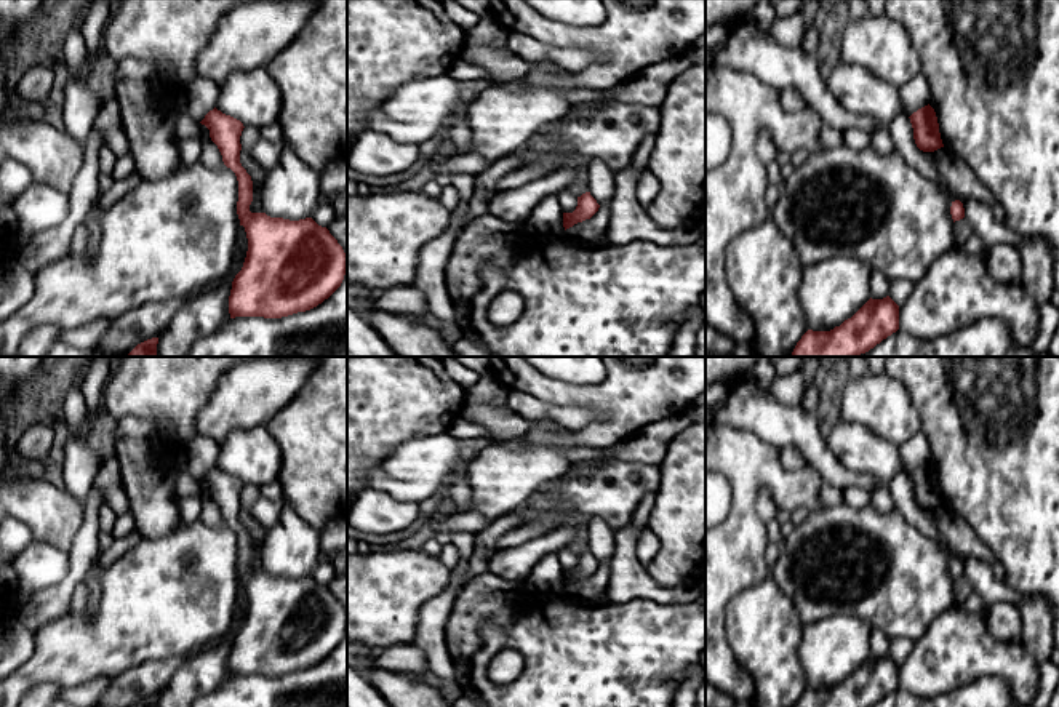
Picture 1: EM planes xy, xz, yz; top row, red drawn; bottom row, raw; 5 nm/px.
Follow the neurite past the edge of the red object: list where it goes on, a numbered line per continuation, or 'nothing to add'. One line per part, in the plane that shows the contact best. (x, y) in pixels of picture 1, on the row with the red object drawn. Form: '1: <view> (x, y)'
1: xy (210, 157)

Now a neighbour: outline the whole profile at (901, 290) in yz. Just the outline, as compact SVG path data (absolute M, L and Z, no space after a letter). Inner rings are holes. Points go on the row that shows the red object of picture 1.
M907 280L891 282L889 298L901 307L913 291L913 283Z

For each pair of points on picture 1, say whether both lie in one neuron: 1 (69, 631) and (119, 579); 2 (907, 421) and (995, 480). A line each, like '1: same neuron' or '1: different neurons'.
1: same neuron
2: different neurons

